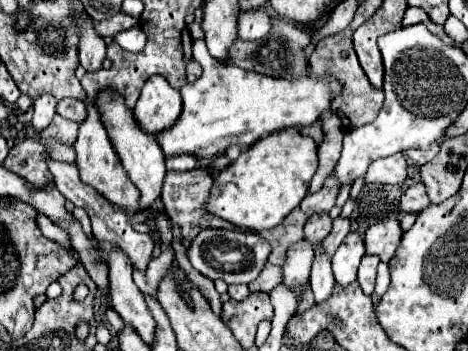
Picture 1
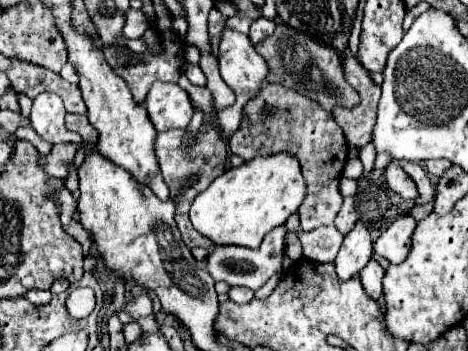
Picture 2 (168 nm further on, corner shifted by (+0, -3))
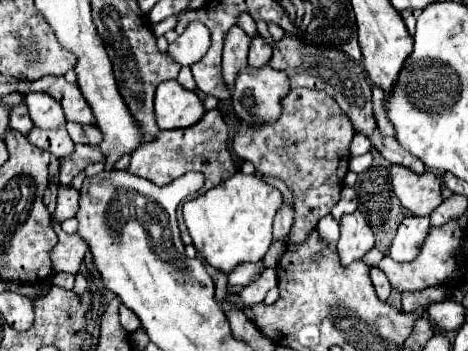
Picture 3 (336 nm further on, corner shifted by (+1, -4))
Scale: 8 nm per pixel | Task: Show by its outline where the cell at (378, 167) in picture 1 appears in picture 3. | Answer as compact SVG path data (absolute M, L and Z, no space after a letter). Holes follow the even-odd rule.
M393 165L391 167L391 183L393 193L401 201L401 205L415 215L429 215L443 199L441 199L441 181L433 173L415 175L407 167Z

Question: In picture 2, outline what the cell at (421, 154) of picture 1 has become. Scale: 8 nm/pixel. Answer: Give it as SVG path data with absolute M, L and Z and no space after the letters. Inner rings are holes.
M428 160L428 162L426 162L426 170L428 170L434 178L440 178L440 176L446 172L448 166L452 166L452 162L448 162L448 160Z

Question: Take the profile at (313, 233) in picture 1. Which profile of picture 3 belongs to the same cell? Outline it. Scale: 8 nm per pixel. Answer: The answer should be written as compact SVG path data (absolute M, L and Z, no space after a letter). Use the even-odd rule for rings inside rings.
M291 89L281 99L281 107L283 111L275 123L259 123L259 127L247 127L243 119L235 117L233 153L243 161L251 161L259 175L277 177L293 191L295 223L285 245L295 247L305 243L319 219L329 215L339 201L343 177L349 165L349 143L355 129L335 99L324 91Z

